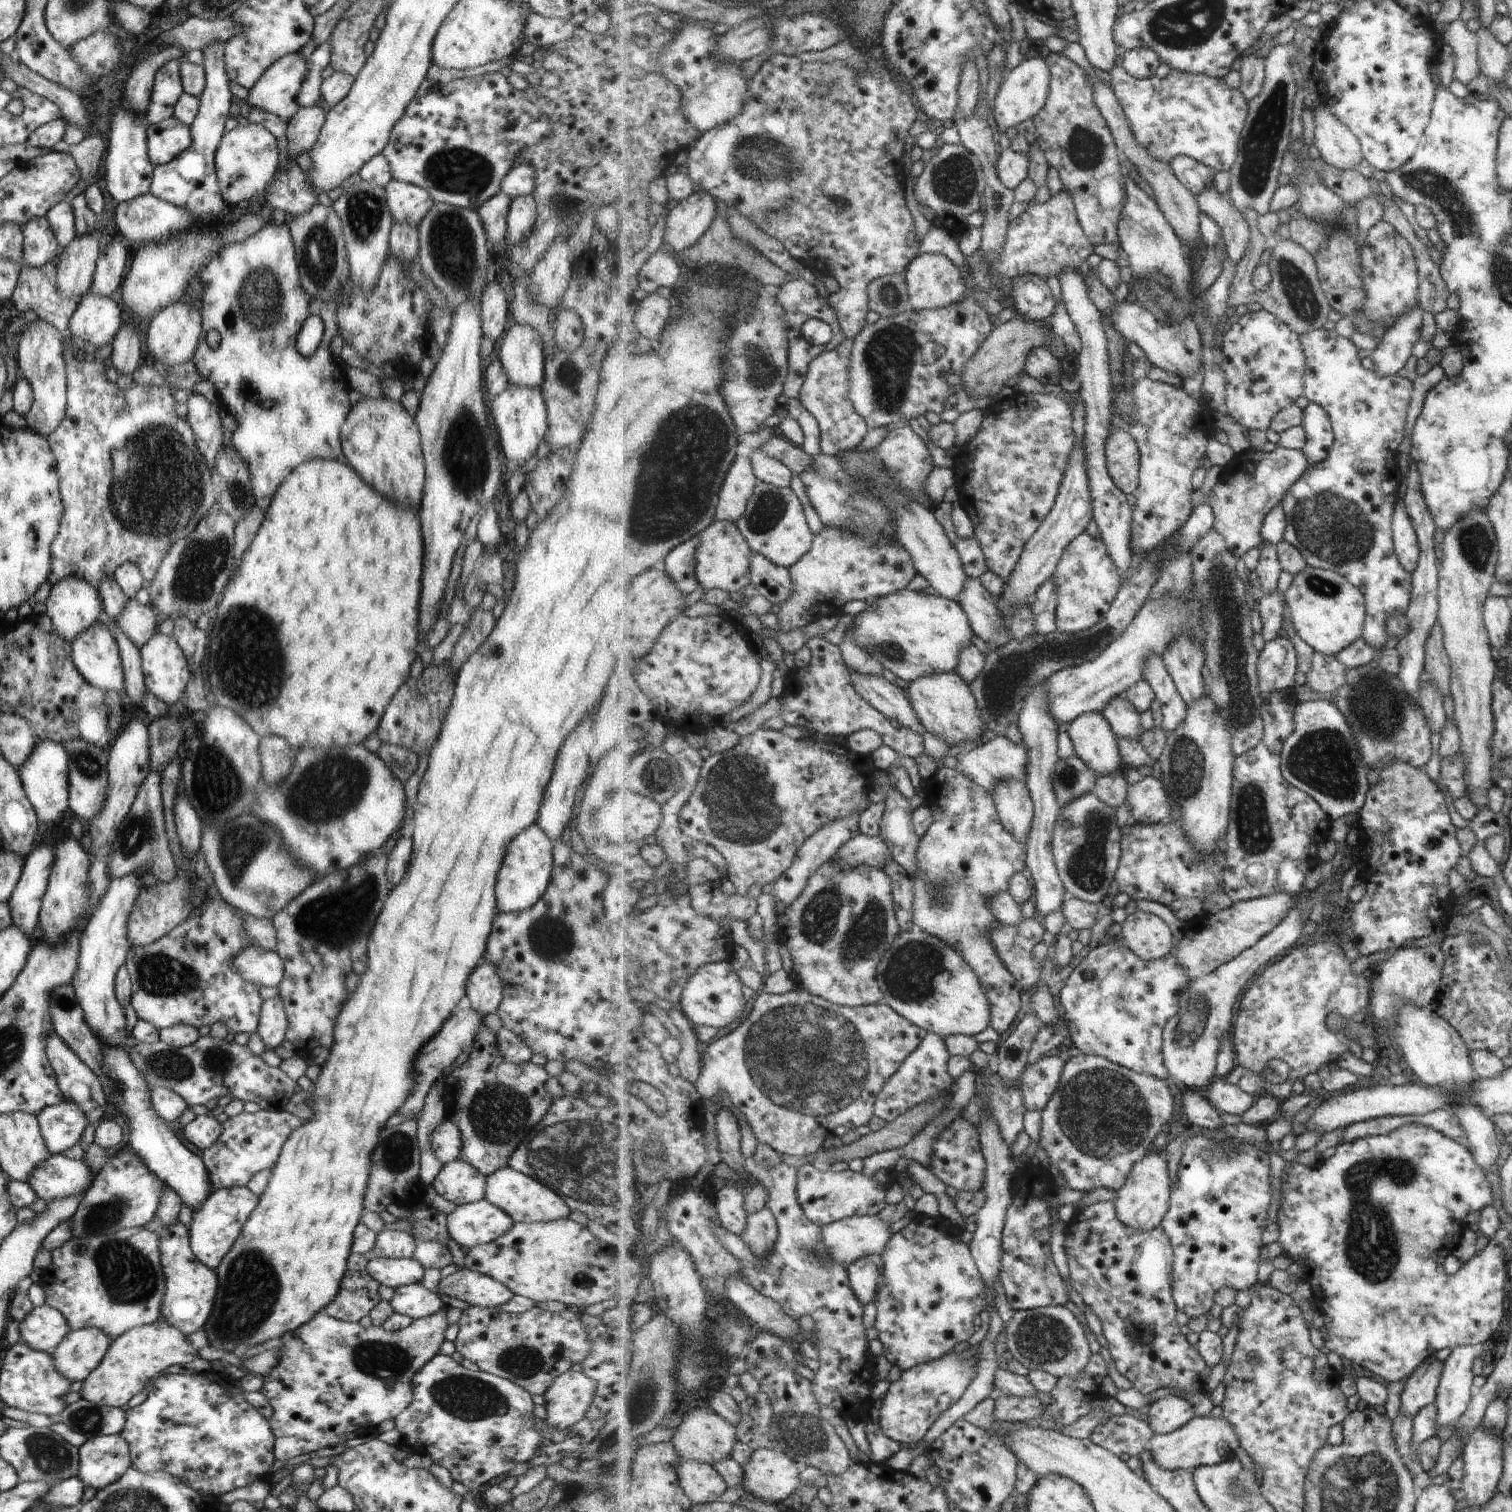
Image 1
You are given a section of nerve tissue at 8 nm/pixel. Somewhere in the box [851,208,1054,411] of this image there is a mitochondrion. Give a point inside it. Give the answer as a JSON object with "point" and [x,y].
{"point":[889,295]}

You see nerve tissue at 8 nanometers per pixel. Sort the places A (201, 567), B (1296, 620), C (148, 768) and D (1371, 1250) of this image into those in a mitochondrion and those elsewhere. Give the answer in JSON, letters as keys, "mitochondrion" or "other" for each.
{"A":"mitochondrion","B":"other","C":"other","D":"mitochondrion"}

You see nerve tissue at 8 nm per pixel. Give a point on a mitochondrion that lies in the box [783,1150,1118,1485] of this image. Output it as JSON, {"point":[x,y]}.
{"point":[1045,1339]}

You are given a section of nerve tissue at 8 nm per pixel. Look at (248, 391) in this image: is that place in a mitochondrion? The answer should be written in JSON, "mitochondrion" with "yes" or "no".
{"mitochondrion":"no"}

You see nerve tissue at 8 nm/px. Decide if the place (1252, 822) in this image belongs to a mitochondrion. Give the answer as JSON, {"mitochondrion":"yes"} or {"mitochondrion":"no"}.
{"mitochondrion":"yes"}

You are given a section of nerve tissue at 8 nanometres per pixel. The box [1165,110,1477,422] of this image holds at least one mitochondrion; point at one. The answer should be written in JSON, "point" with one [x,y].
{"point":[1296,285]}

